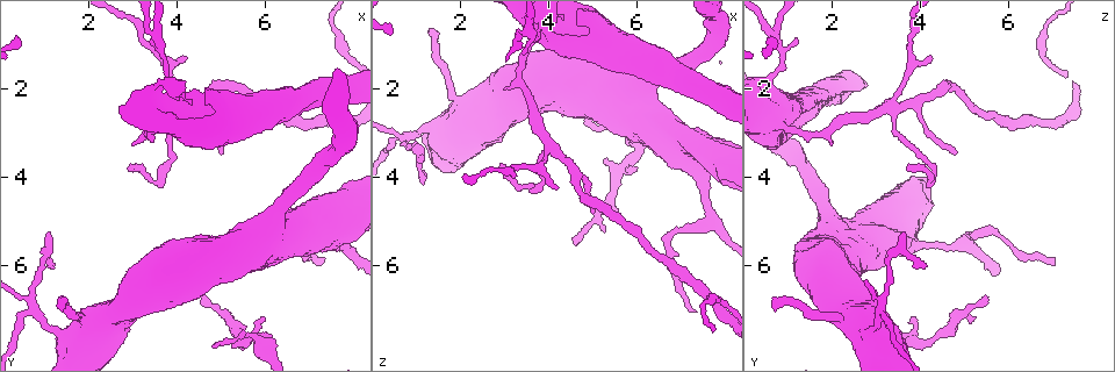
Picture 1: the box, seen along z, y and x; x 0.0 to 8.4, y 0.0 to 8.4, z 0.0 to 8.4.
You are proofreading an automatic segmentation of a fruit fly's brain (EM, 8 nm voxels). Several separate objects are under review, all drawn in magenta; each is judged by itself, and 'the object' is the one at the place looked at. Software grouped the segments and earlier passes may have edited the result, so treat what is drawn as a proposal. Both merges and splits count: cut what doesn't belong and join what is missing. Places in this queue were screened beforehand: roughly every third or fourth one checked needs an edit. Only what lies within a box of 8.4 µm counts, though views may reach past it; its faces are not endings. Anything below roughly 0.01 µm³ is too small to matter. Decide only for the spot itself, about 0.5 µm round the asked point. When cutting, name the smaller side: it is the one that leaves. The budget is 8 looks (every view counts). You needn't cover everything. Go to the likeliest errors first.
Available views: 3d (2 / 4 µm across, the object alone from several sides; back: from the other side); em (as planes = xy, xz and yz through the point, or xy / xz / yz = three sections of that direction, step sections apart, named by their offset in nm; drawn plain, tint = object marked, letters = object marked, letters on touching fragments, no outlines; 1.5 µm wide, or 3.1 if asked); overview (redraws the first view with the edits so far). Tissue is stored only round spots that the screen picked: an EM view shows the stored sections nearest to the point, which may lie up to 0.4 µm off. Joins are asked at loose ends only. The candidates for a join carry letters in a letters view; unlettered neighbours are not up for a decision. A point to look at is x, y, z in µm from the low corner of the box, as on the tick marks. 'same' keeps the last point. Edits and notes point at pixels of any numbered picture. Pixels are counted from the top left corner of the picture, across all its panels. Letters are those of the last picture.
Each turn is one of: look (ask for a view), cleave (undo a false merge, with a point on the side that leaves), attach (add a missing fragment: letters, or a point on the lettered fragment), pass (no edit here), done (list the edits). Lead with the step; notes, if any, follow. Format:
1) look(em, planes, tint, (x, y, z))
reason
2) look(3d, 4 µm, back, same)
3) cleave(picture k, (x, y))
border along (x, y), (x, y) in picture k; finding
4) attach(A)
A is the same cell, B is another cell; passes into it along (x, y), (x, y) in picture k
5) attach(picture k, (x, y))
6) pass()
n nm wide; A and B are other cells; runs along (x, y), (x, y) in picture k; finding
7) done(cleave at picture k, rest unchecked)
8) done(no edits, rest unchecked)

look(em, planes, tint, (0.85, 7.00, 3.10))

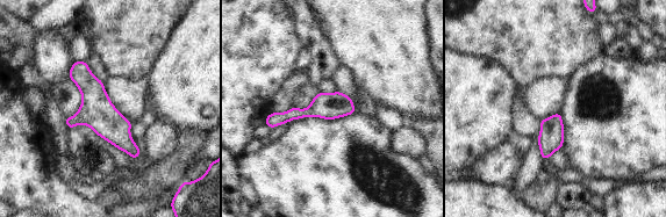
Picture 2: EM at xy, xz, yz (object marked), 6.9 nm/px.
look(em, planes, letters, same)
what lies round it

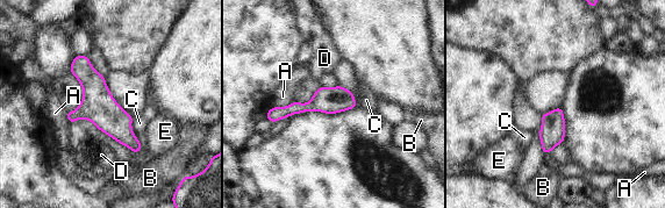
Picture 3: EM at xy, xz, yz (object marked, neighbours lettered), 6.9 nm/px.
pass()
160 nm wide; A, B, C, D and E are other cells; runs along (78, 58), (98, 106), (135, 149) in picture 3; continuous, no second cell

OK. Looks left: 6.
look(3d, 2 µm, (4.60, 6.70, 5.45))
tapers out

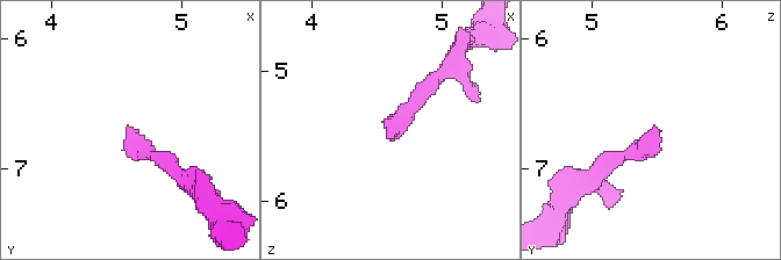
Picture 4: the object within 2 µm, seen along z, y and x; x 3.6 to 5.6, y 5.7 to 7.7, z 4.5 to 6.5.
look(em, planes, letters, (4.58, 6.70, 5.48))
shape alone is not enough

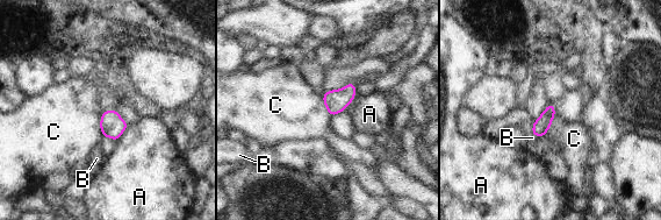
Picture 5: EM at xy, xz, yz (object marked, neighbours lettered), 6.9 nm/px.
pass()
C touches over 150 nm; A, B and C are other cells; border along (101, 115), (100, 130), (103, 136) in picture 5; none of them fits

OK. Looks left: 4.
look(3d, 2 µm, back, (3.55, 0.80, 0.70))
two arms in line, one across

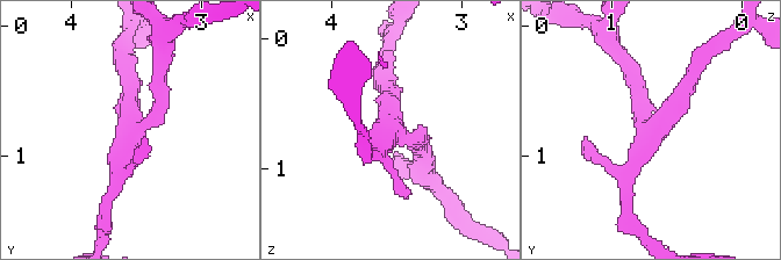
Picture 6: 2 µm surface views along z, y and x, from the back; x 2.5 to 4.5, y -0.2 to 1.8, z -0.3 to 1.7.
look(em, xz, step 4, tint, (3.54, 0.86, 0.68))

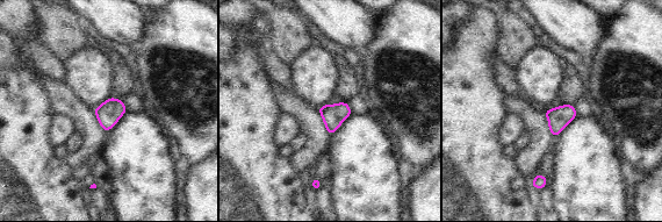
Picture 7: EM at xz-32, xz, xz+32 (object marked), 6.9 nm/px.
look(em, planes, letters, same)
another direction

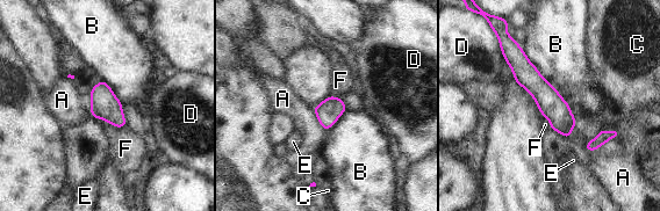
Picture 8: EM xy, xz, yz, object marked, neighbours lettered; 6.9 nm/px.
pass()
A, B, C, D, E and F are other cells; runs along (514, 50), (567, 133) in picture 8; all the same cell

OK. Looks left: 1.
look(em, planes, letters, (6.75, 5.30, 5.40))
abrupt turn

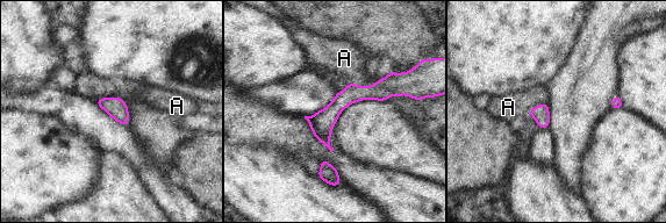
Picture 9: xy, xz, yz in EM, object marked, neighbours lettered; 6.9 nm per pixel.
pass()
A is another cell; continuous, no second cell

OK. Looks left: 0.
done(no edits, rest unchecked)

